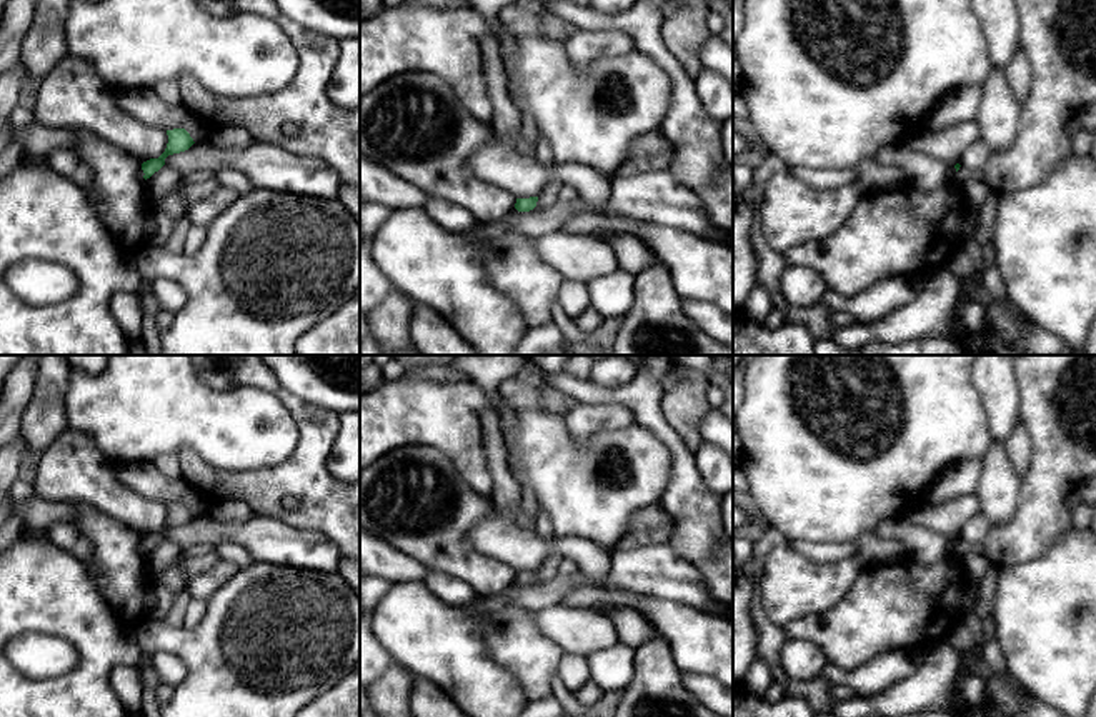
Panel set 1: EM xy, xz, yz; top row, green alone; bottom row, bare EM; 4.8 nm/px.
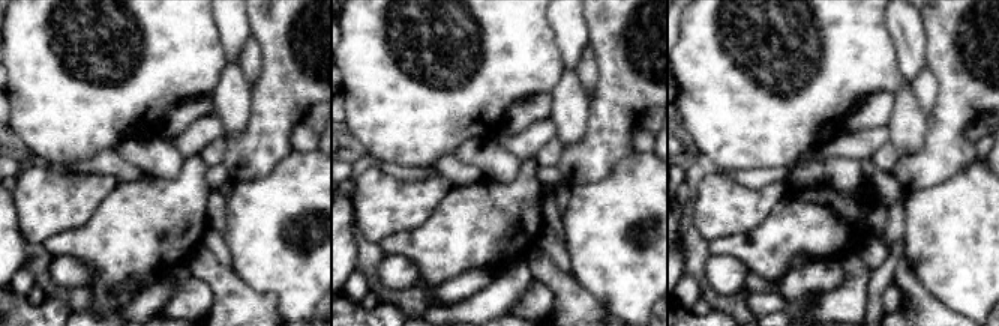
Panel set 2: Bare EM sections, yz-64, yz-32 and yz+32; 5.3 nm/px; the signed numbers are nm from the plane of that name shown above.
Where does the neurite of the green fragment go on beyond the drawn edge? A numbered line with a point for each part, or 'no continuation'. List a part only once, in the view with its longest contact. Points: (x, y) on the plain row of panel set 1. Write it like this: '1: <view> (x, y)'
no continuation

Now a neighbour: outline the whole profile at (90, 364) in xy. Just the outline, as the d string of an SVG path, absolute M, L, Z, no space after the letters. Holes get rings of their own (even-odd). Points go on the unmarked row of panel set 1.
M63 355L63 358L72 369L78 369L90 375L100 374L108 362L108 355Z

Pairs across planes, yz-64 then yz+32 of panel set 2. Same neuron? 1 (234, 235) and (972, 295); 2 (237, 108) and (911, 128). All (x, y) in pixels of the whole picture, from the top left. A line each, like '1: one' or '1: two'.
1: one
2: one

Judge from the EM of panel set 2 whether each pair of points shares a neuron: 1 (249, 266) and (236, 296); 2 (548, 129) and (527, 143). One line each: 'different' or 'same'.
1: different
2: same

